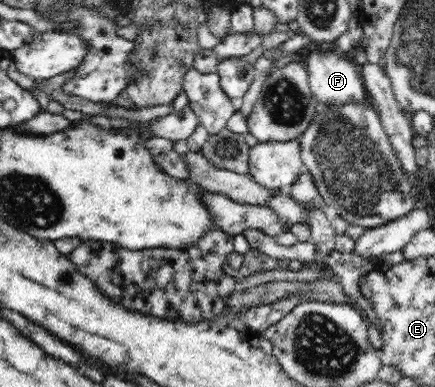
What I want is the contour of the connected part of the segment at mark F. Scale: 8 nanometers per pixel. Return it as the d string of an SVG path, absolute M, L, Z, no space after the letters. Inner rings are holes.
M331 49L327 52L320 50L310 50L303 61L309 80L309 87L312 94L322 103L368 103L368 96L365 92L365 86L362 77L358 74L356 64L352 63L351 57L344 59L334 54Z

